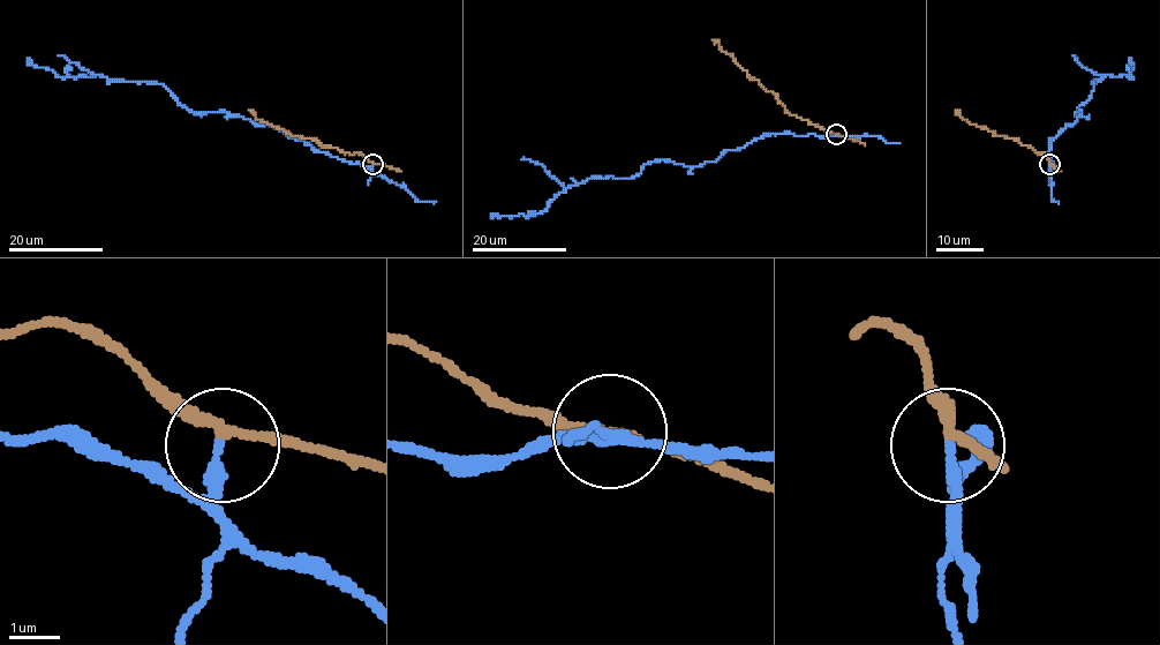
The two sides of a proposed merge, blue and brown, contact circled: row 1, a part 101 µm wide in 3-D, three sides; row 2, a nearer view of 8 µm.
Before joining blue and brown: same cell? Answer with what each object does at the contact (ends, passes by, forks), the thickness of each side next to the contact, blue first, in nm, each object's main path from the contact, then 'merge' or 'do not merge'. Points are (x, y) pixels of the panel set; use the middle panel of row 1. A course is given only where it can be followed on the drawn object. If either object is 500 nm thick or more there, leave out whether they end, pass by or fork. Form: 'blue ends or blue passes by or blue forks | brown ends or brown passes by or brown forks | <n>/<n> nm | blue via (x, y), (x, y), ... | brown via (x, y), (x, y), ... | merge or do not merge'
blue ends | brown passes by | 240/200 nm | blue via (836, 134), (765, 134), (716, 162), (684, 166), (661, 160), (627, 179), (587, 178), (542, 211), (491, 214) | brown via (836, 134), (790, 114), (775, 92), (748, 76), (713, 39) | do not merge

